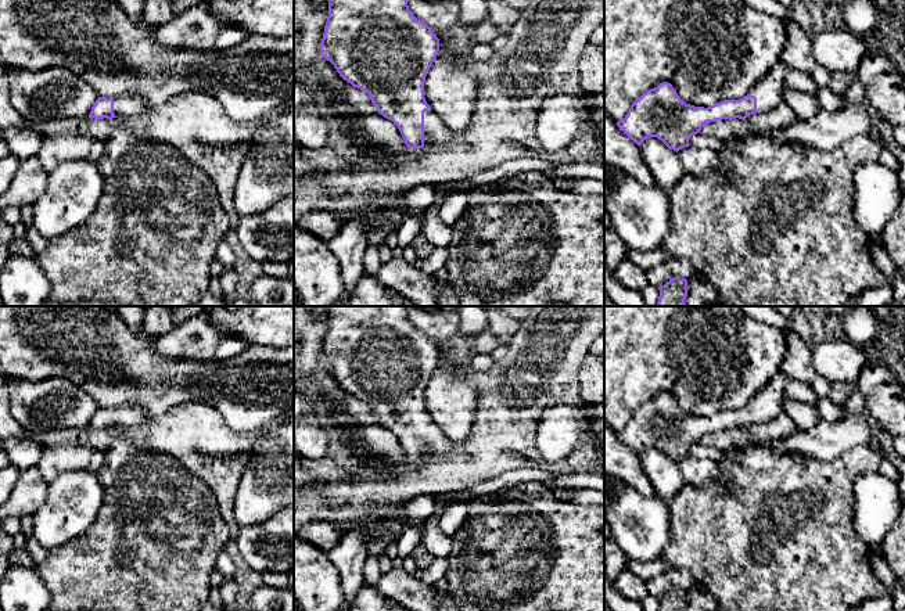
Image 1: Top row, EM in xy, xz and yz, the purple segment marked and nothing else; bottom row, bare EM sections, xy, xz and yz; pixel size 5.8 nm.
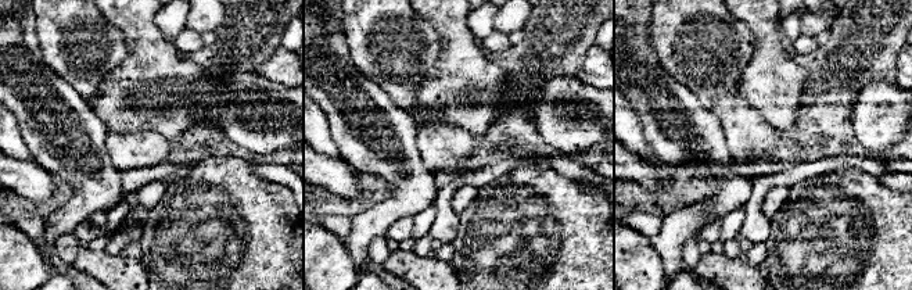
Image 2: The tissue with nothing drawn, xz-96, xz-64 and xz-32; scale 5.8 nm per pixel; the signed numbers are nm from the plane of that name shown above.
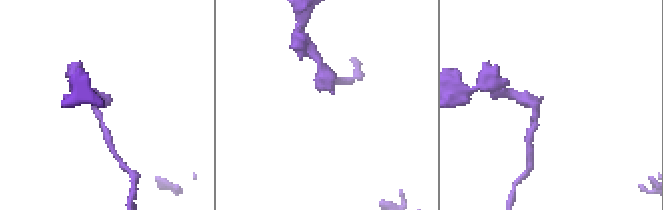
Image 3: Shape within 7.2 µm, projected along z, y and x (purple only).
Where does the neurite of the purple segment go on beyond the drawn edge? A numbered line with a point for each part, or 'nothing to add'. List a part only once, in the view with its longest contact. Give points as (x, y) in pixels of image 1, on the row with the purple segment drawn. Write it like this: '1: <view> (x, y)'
1: xz (435, 133)

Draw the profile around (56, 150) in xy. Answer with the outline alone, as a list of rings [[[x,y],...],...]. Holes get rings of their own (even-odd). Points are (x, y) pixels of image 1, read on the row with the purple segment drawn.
[[[83,133],[44,136],[37,158],[50,173],[61,163],[87,159],[93,141],[91,136]]]

